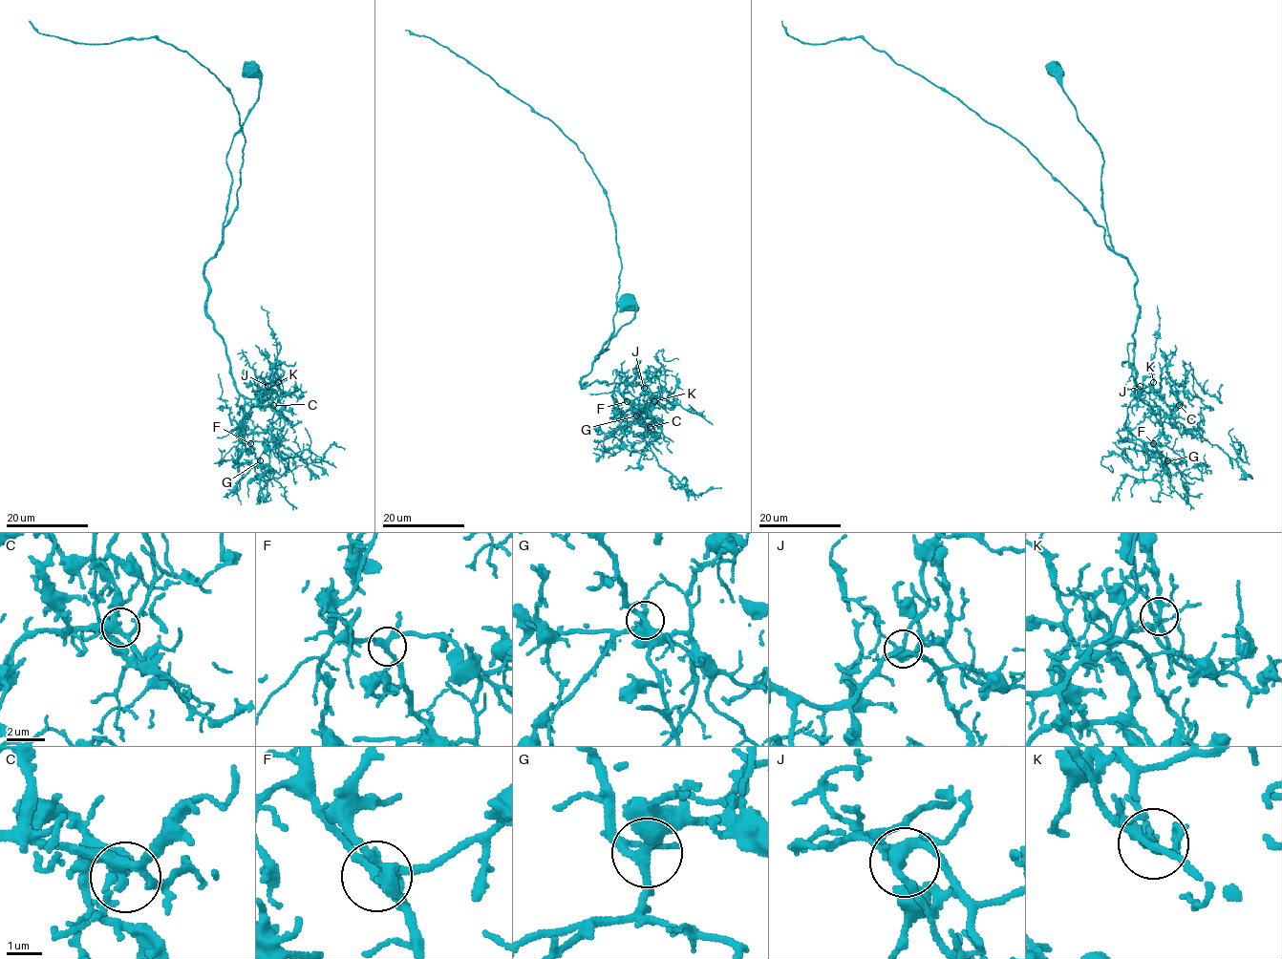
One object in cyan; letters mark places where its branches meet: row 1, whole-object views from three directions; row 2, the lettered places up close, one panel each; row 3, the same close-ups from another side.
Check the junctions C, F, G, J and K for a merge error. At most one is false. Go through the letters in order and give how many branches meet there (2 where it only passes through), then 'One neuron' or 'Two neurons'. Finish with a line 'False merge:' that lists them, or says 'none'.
C: Branches: 5. One neuron
F: Branches: 4. One neuron
G: Branches: 4. One neuron
J: Branches: 5. One neuron
K: Branches: 4. One neuron
False merge: none

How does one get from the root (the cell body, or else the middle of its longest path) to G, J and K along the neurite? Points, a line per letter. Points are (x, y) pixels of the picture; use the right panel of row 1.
G: (1053, 70), (1078, 119), (1101, 154), (1101, 207), (1110, 245), (1137, 277), (1136, 389), (1125, 427), (1167, 460)
J: (1053, 70), (1101, 154), (1110, 245), (1137, 277), (1137, 398), (1140, 386)
K: (1053, 70), (1078, 119), (1101, 154), (1101, 207), (1110, 245), (1137, 277), (1135, 396), (1138, 389), (1153, 382)

